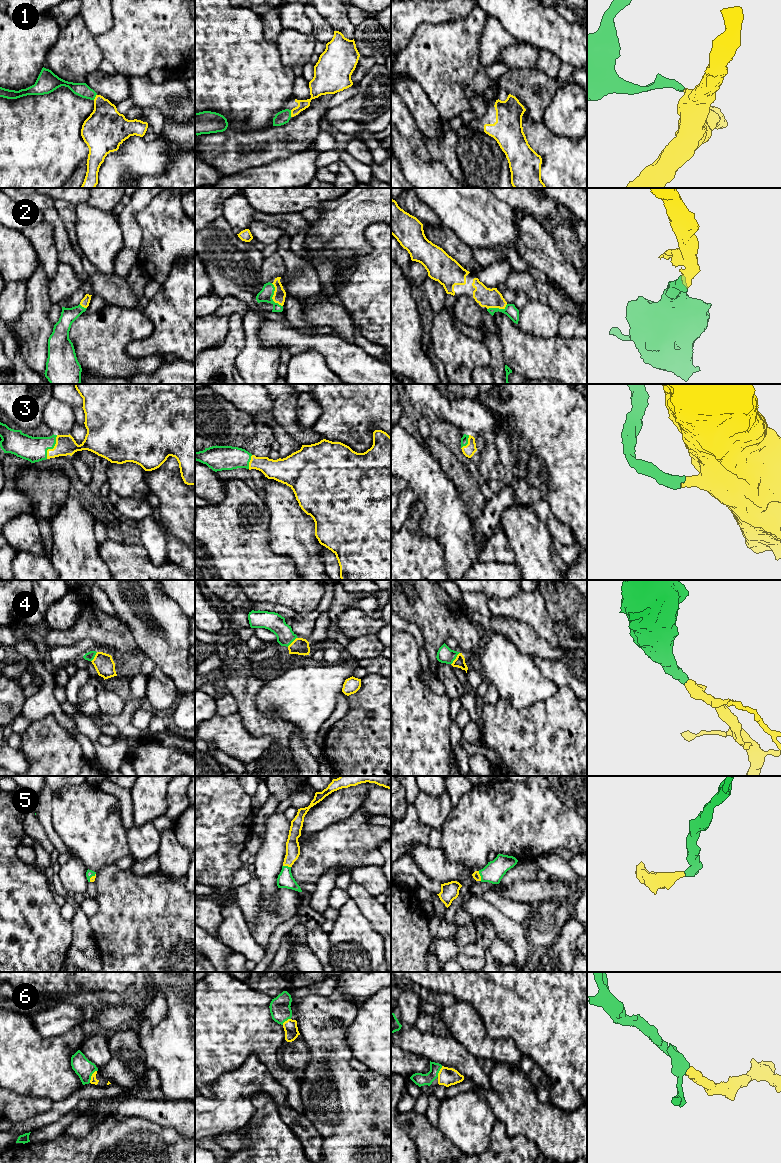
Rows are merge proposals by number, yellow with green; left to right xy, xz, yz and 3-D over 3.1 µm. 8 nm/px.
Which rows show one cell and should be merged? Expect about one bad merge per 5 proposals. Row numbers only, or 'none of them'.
1, 2, 3, 4, 5, 6

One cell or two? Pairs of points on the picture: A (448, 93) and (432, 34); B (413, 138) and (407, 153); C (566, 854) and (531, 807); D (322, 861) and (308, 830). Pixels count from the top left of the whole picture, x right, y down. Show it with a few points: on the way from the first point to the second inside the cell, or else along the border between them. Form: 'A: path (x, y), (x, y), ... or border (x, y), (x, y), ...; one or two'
A: path (447, 78), (446, 62), (433, 49); one
B: border (401, 135), (412, 150), (426, 162); two
C: border (559, 847), (576, 850); two
D: border (331, 823), (317, 831), (300, 846); two

